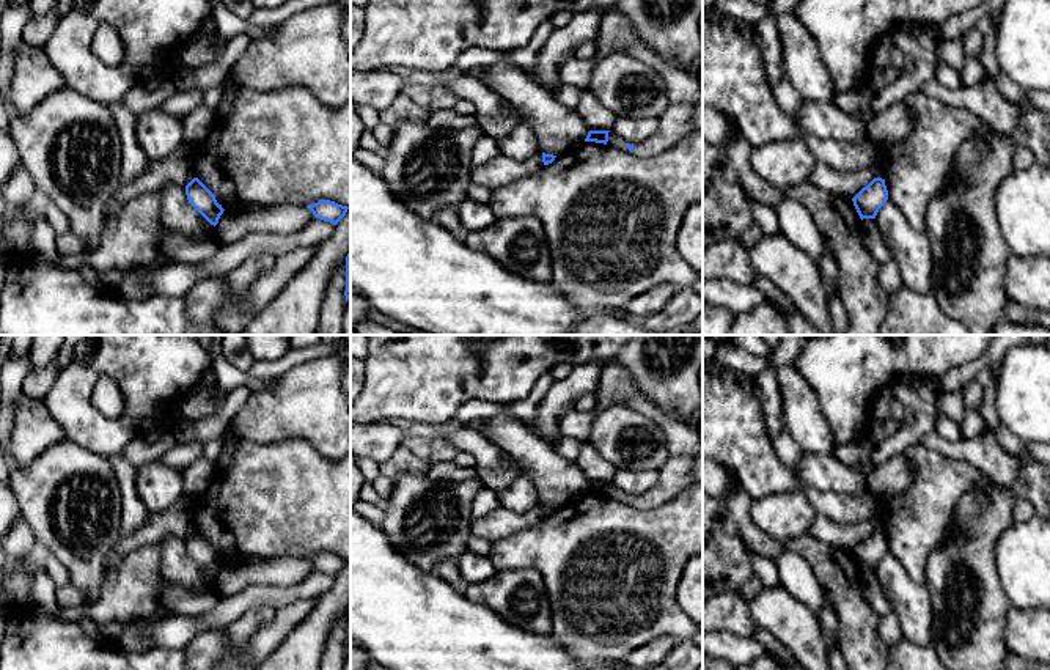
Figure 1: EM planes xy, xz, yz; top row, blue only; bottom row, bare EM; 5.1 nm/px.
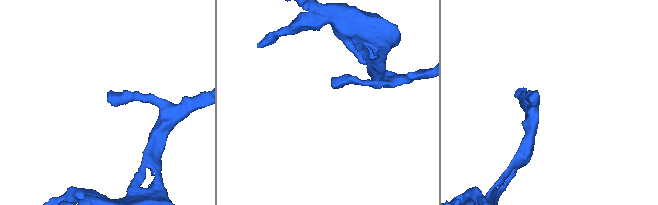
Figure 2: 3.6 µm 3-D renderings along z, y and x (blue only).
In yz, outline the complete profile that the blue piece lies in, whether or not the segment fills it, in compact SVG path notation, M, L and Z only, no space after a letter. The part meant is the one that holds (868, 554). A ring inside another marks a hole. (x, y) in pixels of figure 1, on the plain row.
M874 530L866 539L863 539L854 550L854 558L860 571L876 571L879 561L887 555L888 543L885 532Z

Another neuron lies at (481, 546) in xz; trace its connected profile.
M472 535L468 539L468 550L481 557L490 557L492 543L486 538Z

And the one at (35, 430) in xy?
M19 393L14 406L9 453L20 466L30 466L42 451L66 440L61 426L49 414L42 399Z

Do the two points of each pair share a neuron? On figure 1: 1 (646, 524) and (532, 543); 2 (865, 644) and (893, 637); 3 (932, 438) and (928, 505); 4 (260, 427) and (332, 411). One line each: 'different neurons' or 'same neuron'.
1: same neuron
2: different neurons
3: different neurons
4: same neuron

